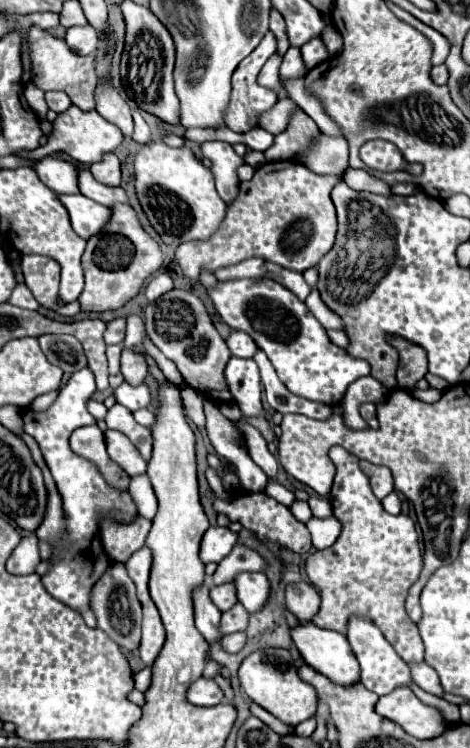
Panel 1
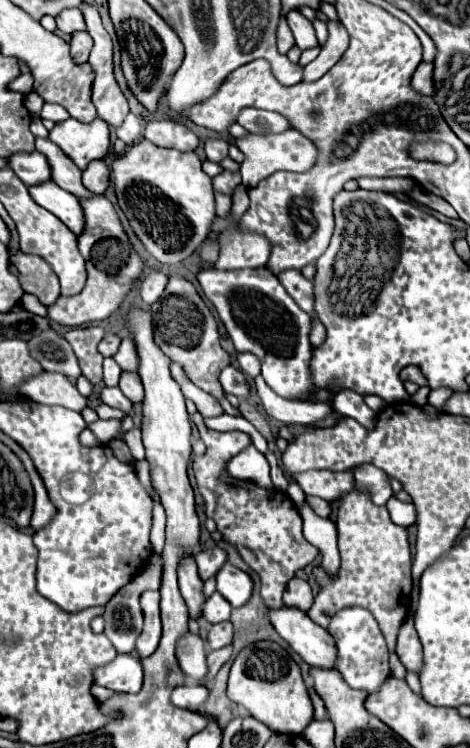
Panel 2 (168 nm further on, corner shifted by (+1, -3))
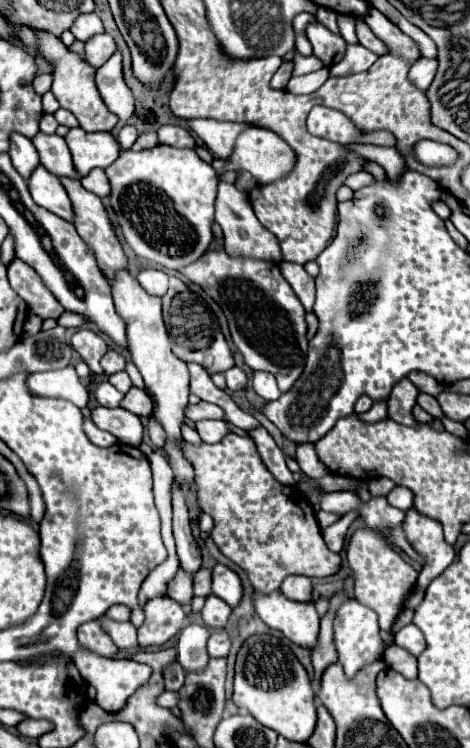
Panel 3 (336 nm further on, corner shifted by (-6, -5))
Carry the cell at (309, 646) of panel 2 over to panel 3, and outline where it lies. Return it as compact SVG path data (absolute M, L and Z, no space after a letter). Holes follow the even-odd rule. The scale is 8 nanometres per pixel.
M255 592L255 610L269 628L283 632L297 646L307 650L317 646L319 614L313 602L291 602L281 592L267 596Z

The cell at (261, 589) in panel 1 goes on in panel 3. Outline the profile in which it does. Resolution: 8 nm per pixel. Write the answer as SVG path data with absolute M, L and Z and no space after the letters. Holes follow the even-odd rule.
M217 564L213 568L213 594L219 596L221 600L225 600L231 608L239 606L239 602L243 598L241 578L225 564Z

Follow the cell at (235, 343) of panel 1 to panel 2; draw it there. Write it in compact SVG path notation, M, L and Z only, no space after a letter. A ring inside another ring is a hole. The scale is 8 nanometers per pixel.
M248 352L238 354L238 364L240 364L240 370L252 380L260 374L260 360L254 354L248 354Z

